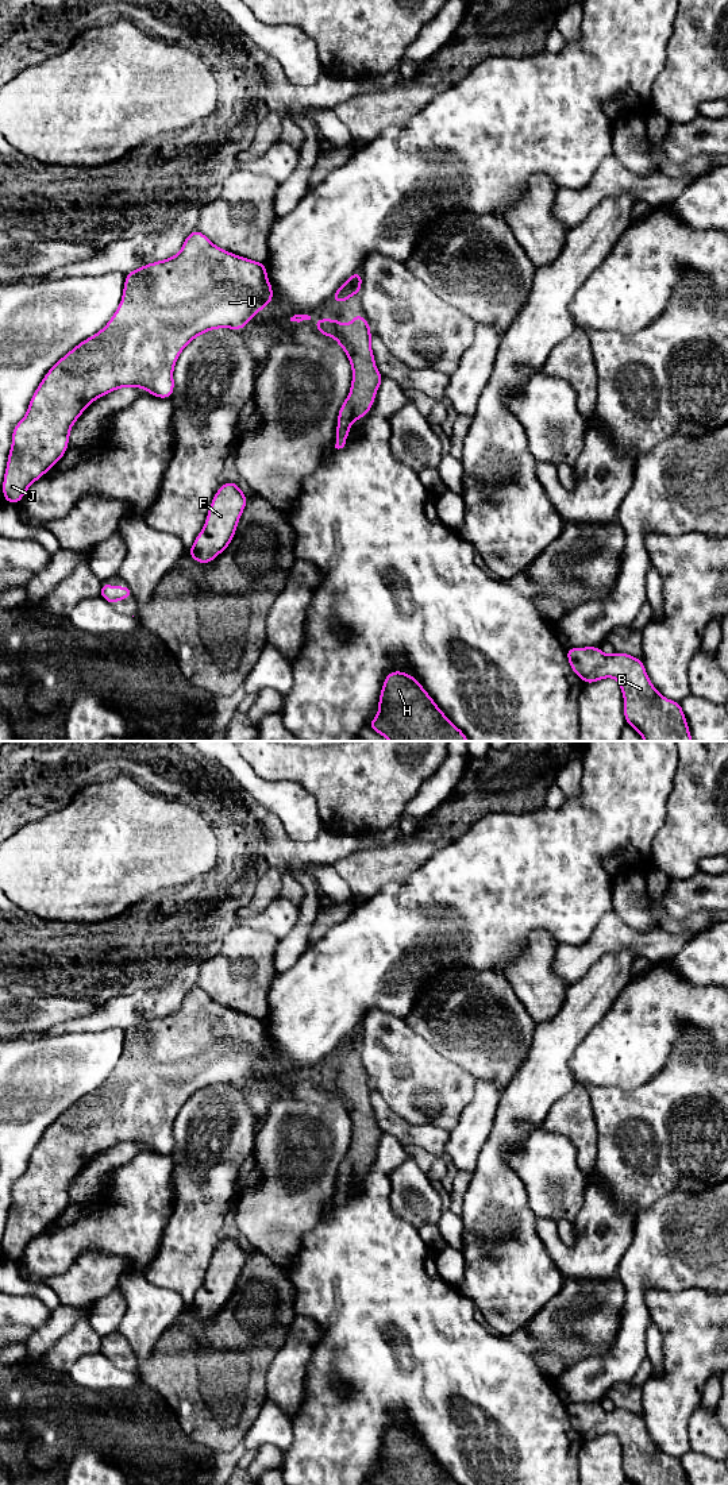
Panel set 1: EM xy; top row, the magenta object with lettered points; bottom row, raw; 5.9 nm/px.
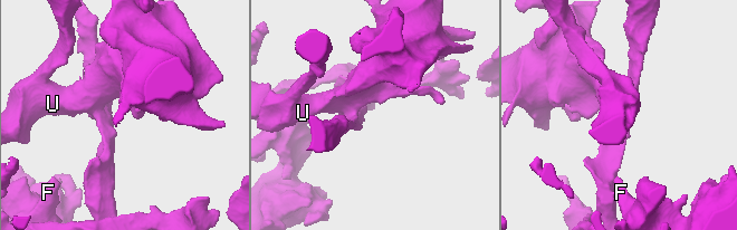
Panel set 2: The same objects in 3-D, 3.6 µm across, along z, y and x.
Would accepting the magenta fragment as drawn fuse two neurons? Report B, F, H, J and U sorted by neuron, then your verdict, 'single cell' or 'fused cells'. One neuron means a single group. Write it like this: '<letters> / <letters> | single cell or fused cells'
B F J U / H | fused cells

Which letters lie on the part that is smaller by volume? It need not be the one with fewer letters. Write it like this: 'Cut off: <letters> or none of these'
Cut off: H

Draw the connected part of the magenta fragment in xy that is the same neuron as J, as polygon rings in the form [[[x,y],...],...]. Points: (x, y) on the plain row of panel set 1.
[[[197,986],[186,992],[177,1011],[126,1030],[123,1054],[109,1079],[49,1126],[26,1172],[15,1181],[3,1238],[5,1257],[16,1261],[30,1241],[62,1215],[70,1184],[95,1156],[124,1142],[170,1156],[173,1123],[189,1098],[216,1084],[244,1084],[271,1056],[263,1018],[222,1006]]]

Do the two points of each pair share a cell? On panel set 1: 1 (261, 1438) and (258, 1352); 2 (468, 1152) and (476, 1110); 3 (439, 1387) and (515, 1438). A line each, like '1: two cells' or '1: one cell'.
1: two cells
2: one cell
3: one cell

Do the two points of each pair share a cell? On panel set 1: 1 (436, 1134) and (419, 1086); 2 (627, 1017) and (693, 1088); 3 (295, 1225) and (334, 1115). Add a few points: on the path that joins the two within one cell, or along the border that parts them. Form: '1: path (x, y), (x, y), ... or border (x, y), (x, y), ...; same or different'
1: border (403, 1118), (411, 1123), (435, 1125), (449, 1131); different
2: border (678, 1029), (670, 1056), (663, 1067), (646, 1083); different
3: path (295, 1198), (299, 1177), (299, 1152), (308, 1142); same

